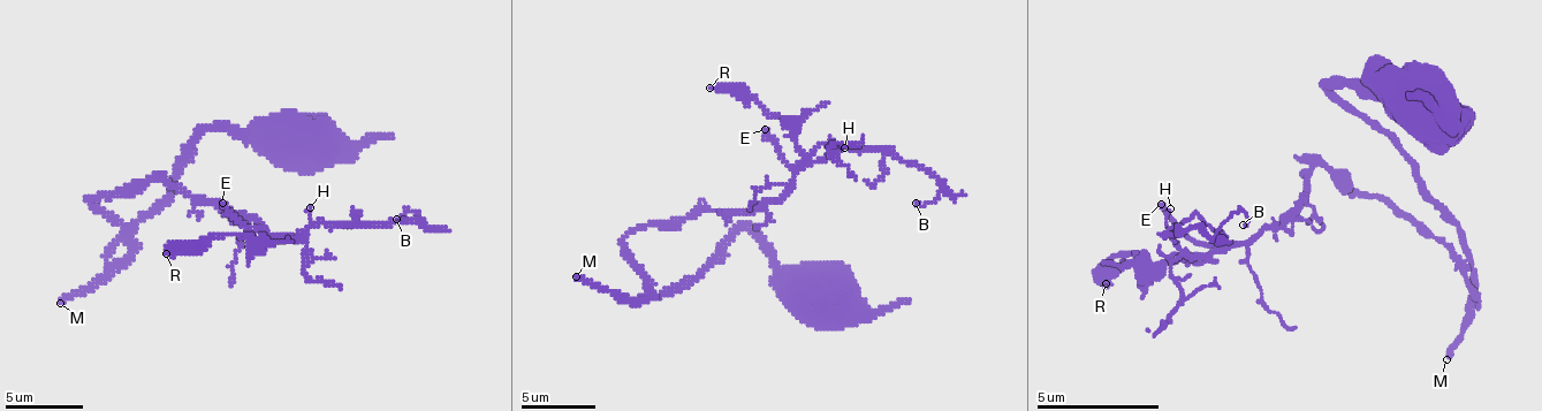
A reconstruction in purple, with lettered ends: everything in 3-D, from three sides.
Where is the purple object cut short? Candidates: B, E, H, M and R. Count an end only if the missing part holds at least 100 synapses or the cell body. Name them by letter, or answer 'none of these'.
M

